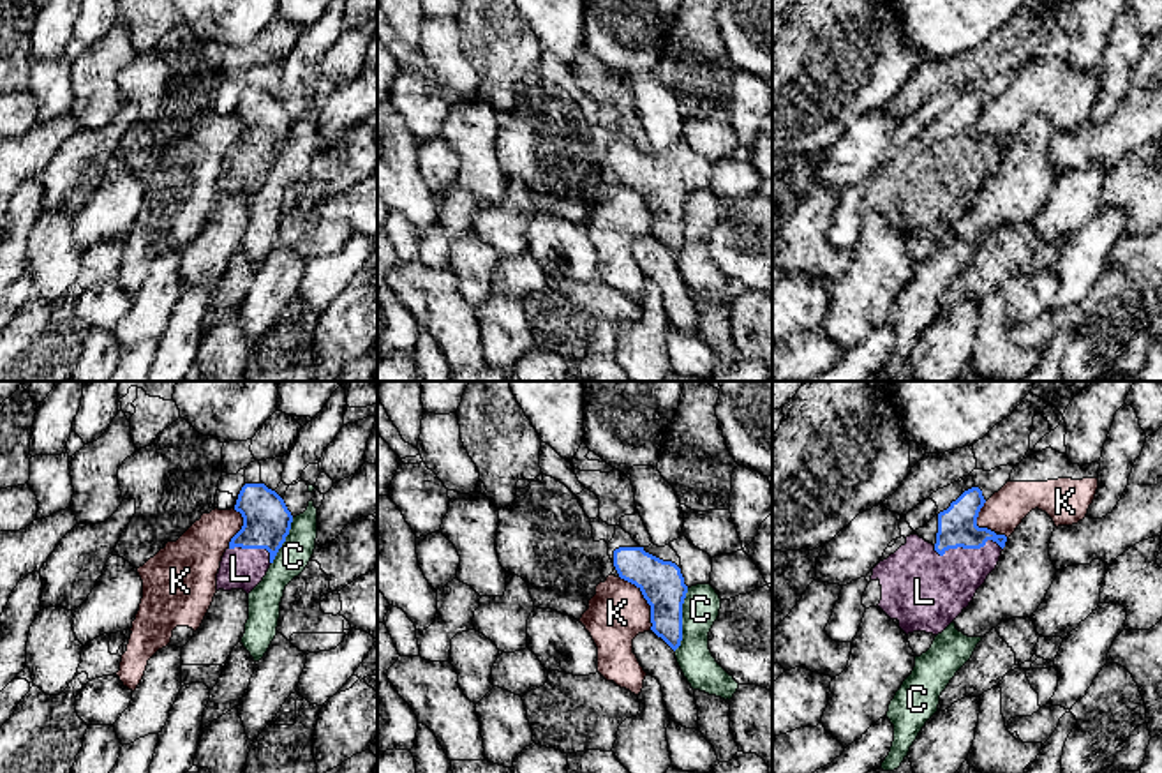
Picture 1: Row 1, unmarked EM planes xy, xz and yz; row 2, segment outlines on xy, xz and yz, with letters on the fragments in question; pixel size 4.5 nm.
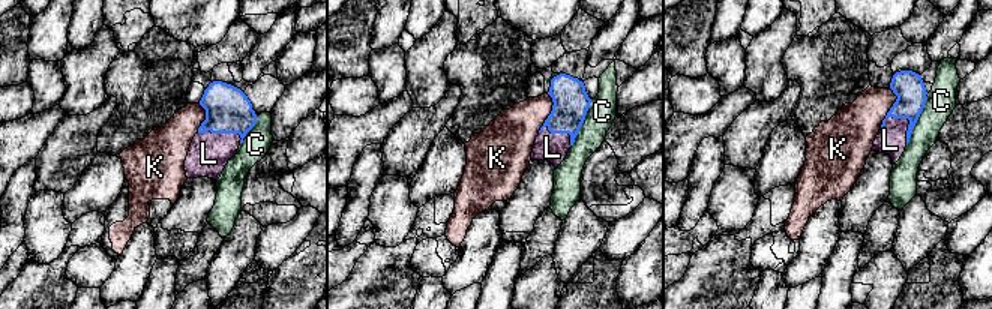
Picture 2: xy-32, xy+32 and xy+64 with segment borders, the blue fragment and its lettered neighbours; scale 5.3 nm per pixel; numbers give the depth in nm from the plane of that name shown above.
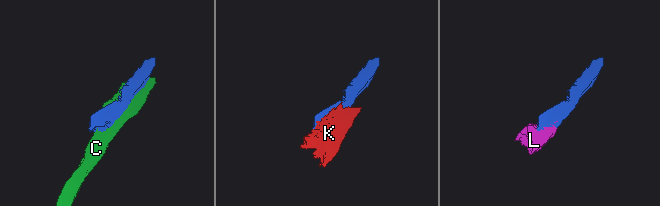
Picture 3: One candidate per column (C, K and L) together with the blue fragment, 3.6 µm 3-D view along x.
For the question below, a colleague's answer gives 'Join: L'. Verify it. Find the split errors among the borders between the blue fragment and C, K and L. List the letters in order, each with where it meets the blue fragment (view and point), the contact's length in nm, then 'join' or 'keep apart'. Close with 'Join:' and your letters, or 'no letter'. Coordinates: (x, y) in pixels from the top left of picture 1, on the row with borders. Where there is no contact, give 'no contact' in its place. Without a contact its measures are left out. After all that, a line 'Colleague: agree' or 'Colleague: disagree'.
C: contact xz (681, 620); length 300 nm; keep apart
K: contact xz (646, 599); length 280 nm; keep apart
L: contact yz (967, 547); length 320 nm; join
Join: L
Colleague: agree

